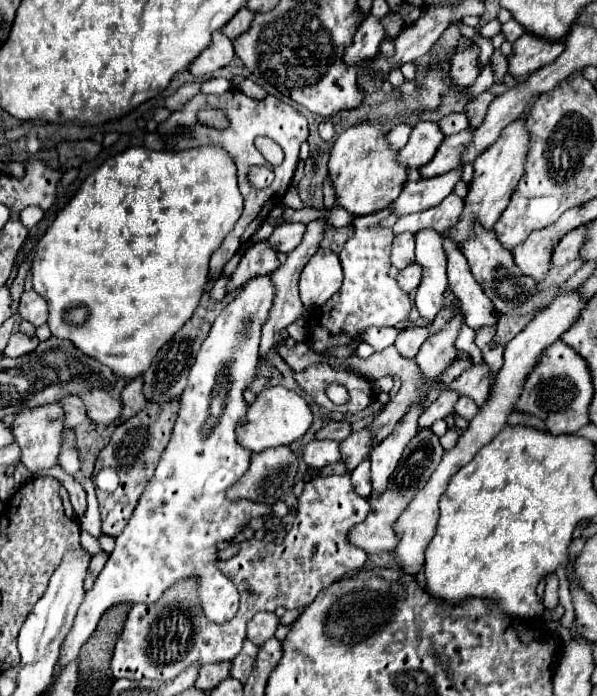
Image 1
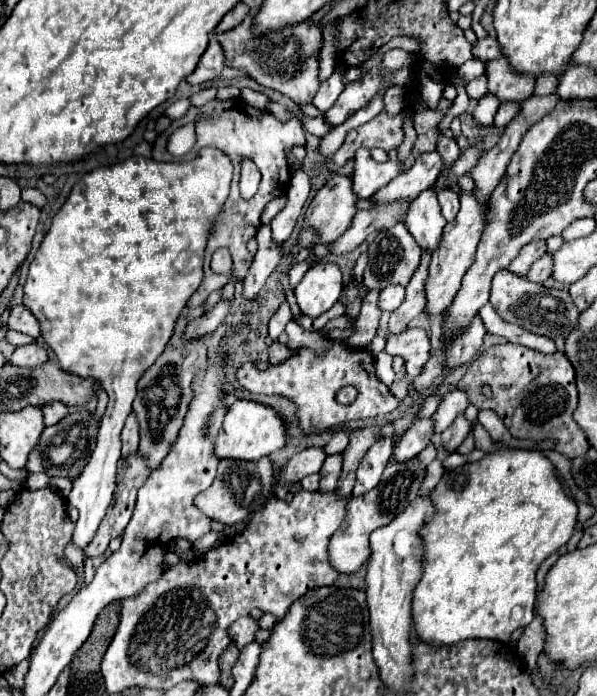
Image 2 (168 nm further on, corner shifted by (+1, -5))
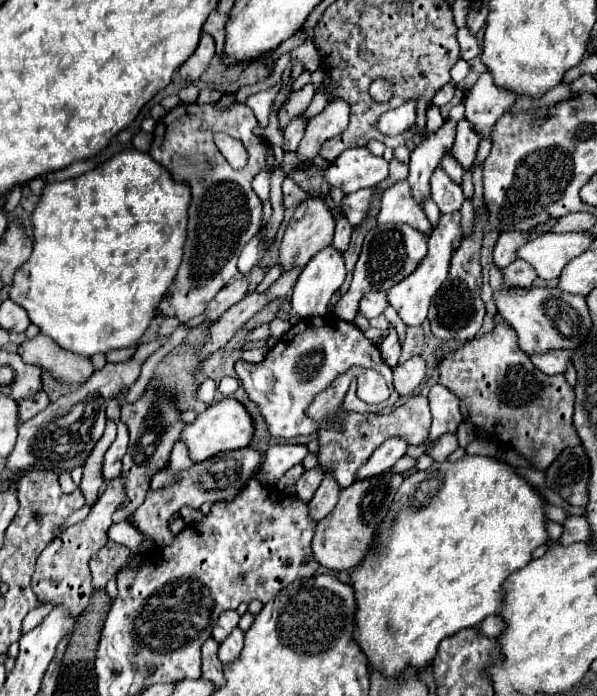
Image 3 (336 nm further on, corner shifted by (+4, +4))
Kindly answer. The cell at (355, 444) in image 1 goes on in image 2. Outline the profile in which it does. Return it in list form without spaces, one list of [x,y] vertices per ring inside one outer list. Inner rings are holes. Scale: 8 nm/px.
[[[333,454],[333,456],[329,456],[325,460],[325,464],[323,464],[321,472],[319,472],[319,476],[321,476],[319,492],[333,490],[335,482],[339,480],[339,472],[341,472],[341,454]]]

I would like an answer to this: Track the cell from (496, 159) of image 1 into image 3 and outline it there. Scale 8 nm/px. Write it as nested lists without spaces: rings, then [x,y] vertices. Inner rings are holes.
[[[460,213],[442,215],[428,239],[428,255],[424,257],[424,261],[420,261],[418,269],[414,269],[414,273],[410,273],[406,279],[402,279],[402,283],[398,283],[390,289],[388,301],[398,311],[400,319],[406,325],[422,325],[424,323],[432,297],[436,295],[436,291],[442,287],[442,283],[446,281],[446,277],[450,273],[450,257],[454,255],[454,241],[458,241],[462,237],[464,237],[464,233],[462,233],[462,223],[460,223]]]

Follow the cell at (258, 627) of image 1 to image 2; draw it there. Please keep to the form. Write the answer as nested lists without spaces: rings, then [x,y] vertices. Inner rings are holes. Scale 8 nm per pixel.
[[[245,616],[245,618],[239,618],[239,620],[235,620],[229,628],[227,628],[227,634],[229,634],[229,638],[237,644],[237,648],[243,648],[243,646],[247,646],[249,642],[253,642],[255,638],[255,632],[257,632],[257,620],[255,618],[251,618],[251,616]]]

